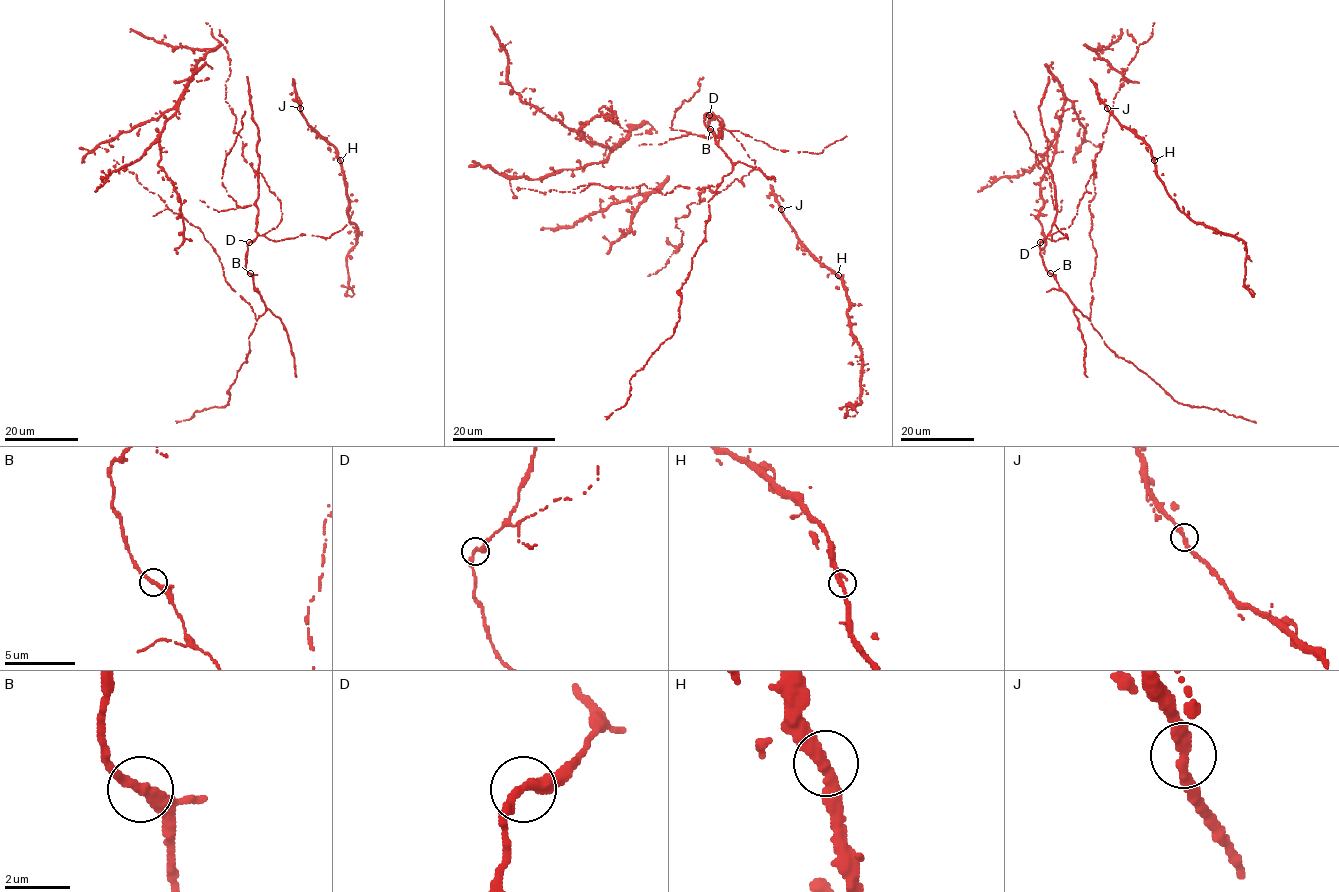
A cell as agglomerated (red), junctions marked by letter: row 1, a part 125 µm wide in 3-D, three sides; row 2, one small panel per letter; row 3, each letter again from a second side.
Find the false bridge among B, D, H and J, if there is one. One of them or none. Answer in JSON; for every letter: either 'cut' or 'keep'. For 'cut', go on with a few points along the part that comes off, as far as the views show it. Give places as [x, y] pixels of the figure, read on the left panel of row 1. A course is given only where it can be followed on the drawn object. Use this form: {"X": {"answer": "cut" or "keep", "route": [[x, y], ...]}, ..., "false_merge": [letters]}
{"B": {"answer": "keep"}, "D": {"answer": "keep"}, "H": {"answer": "keep"}, "J": {"answer": "keep"}, "false_merge": []}

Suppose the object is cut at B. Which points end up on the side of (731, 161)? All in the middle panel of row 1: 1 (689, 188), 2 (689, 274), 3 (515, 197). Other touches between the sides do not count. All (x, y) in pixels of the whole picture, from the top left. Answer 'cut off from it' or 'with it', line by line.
1: with it
2: with it
3: cut off from it

